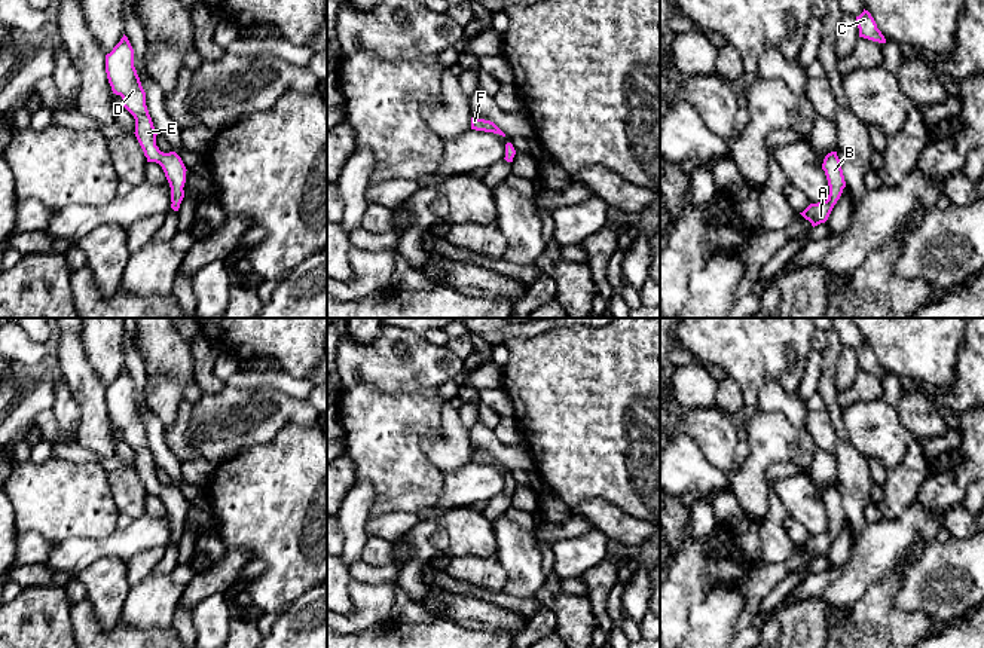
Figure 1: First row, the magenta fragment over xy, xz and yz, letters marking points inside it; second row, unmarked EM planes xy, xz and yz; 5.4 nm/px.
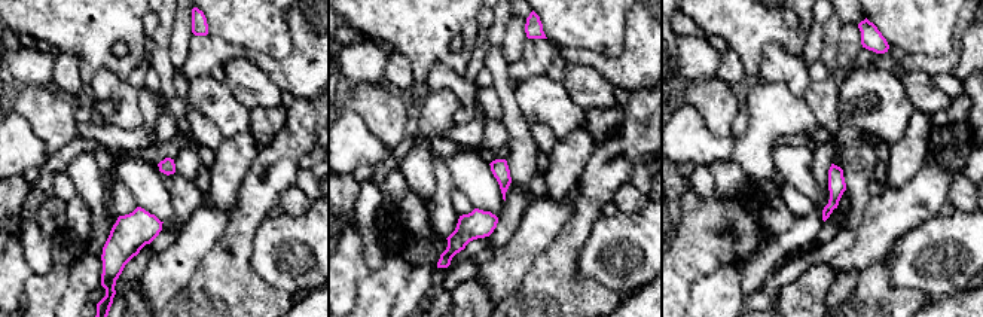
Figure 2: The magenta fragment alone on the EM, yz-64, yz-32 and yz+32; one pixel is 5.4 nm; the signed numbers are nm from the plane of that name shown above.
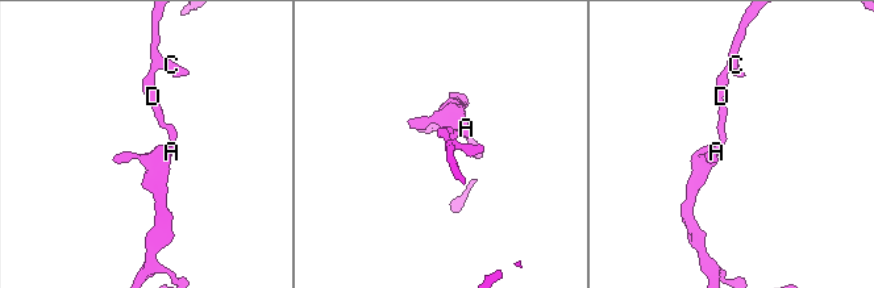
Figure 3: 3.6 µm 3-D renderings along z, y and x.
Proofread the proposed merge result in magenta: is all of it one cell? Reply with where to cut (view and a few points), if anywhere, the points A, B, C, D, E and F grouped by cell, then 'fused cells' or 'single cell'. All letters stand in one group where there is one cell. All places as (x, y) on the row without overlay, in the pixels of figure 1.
cut none; groups A B C D E F; single cell

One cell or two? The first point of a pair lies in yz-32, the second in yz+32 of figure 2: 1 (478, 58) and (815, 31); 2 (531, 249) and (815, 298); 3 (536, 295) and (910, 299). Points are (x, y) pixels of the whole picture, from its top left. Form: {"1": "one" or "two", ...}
{"1": "one", "2": "two", "3": "one"}

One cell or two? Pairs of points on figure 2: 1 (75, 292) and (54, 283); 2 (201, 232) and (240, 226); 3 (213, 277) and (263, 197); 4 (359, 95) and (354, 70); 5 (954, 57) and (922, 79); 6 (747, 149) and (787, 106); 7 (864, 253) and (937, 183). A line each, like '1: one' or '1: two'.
1: two
2: two
3: one
4: two
5: two
6: one
7: one

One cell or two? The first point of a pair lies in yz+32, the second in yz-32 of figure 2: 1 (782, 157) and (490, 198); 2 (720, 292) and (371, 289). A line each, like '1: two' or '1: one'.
1: one
2: one

